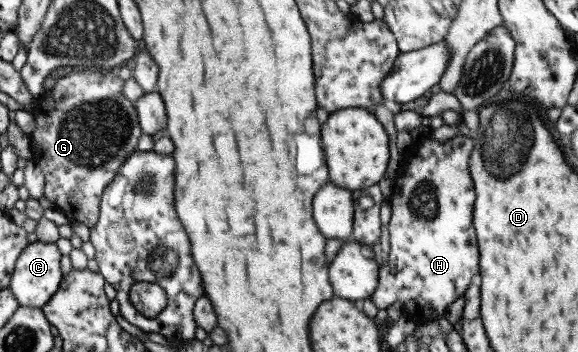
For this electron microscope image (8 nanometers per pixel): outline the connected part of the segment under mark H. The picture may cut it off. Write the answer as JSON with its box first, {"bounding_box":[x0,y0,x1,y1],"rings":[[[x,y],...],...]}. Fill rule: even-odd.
{"bounding_box":[369,134,478,326],"rings":[[[425,134],[417,137],[402,157],[399,173],[394,178],[395,189],[389,197],[388,259],[378,268],[377,285],[369,296],[376,308],[385,309],[398,302],[402,314],[409,316],[416,326],[427,321],[441,320],[448,305],[463,296],[470,278],[478,272],[477,238],[471,223],[475,194],[468,169],[473,146],[473,139],[465,134],[457,134],[442,141],[436,141]]]}

